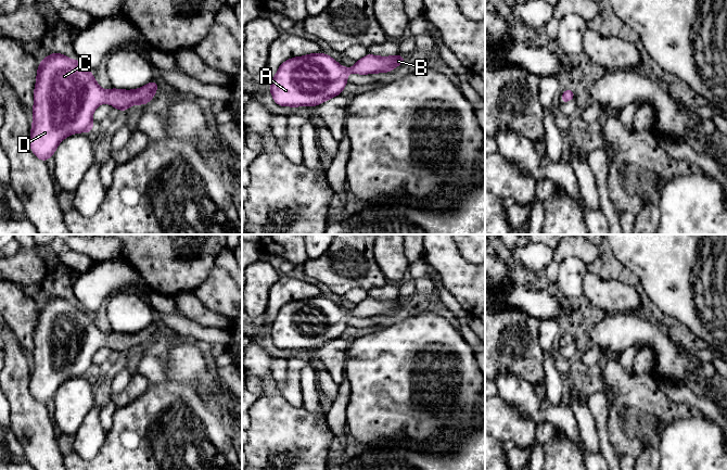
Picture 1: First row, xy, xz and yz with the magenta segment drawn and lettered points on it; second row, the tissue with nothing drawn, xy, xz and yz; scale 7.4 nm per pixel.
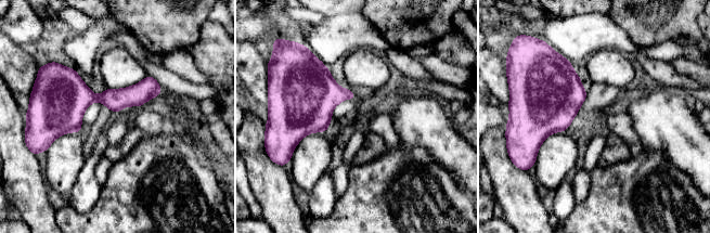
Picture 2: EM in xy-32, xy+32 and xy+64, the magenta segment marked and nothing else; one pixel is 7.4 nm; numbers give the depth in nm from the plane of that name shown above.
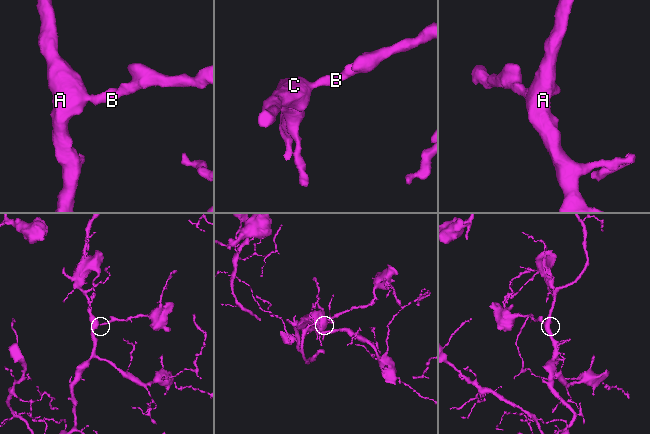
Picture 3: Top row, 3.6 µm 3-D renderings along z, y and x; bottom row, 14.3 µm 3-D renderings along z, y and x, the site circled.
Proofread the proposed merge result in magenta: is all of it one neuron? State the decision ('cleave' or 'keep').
keep

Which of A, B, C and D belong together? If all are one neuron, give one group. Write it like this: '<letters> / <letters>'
A B C D

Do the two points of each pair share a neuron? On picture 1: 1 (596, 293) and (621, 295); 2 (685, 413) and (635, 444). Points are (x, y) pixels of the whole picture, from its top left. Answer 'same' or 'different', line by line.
1: same
2: same

